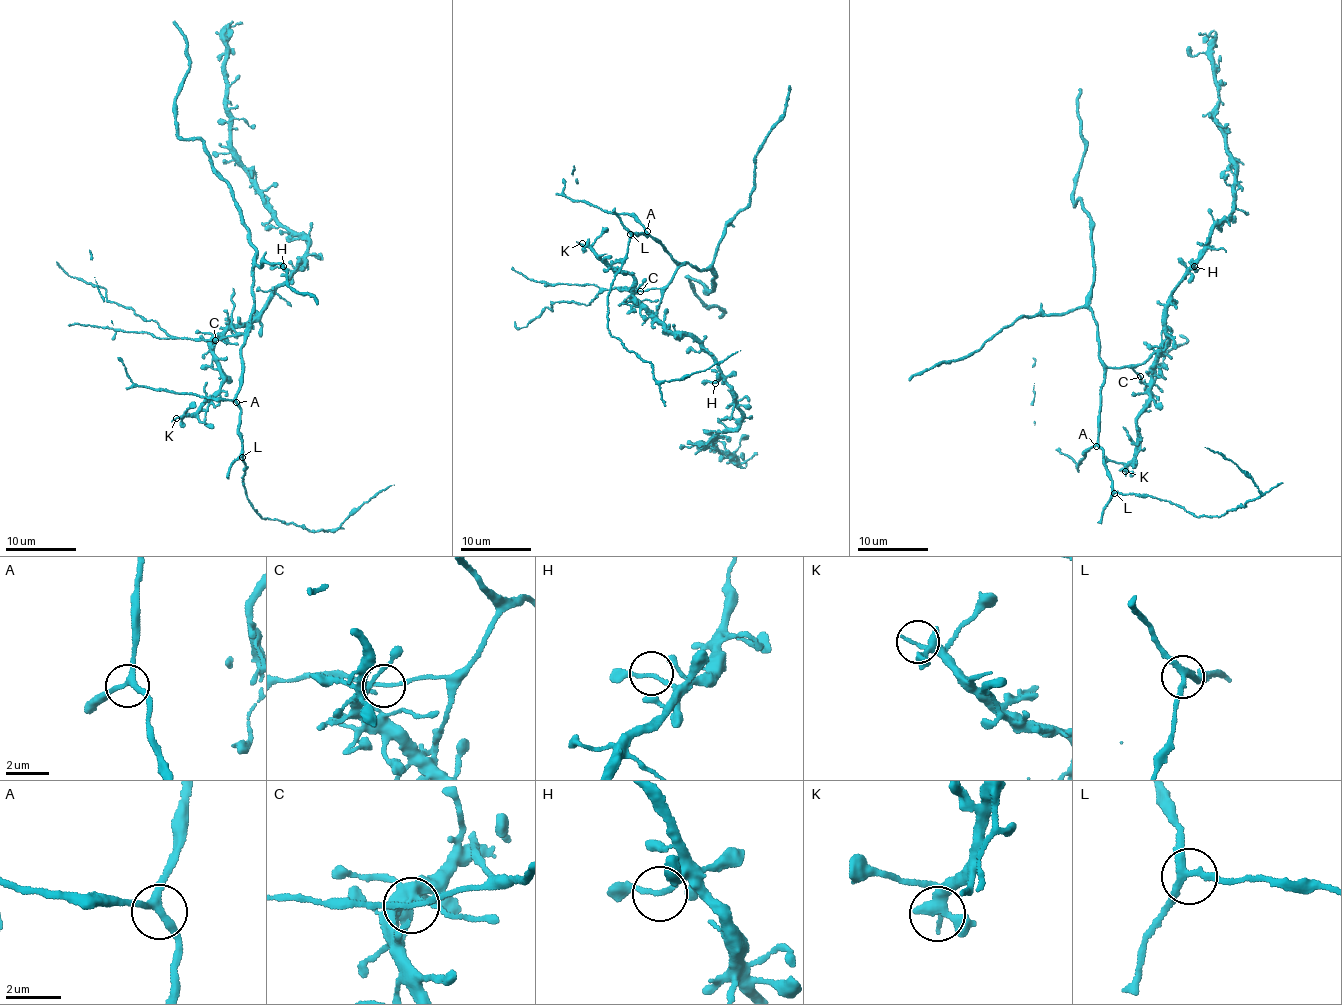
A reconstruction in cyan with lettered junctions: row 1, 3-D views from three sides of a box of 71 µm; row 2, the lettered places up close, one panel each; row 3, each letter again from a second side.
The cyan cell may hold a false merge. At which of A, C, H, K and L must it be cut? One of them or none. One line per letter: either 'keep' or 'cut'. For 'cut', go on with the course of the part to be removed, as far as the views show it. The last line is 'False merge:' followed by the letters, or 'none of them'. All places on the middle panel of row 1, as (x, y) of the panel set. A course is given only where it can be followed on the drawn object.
A: keep
C: keep
H: keep
K: keep
L: keep
False merge: none of them

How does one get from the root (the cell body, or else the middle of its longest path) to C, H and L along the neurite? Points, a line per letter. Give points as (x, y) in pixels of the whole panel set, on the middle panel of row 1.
C: (663, 292), (659, 288), (640, 291)
H: (663, 292), (657, 312), (658, 319), (672, 332), (688, 334), (712, 359), (721, 376), (715, 383)
L: (663, 292), (675, 272), (676, 264), (647, 232), (647, 236), (642, 232), (630, 234)

